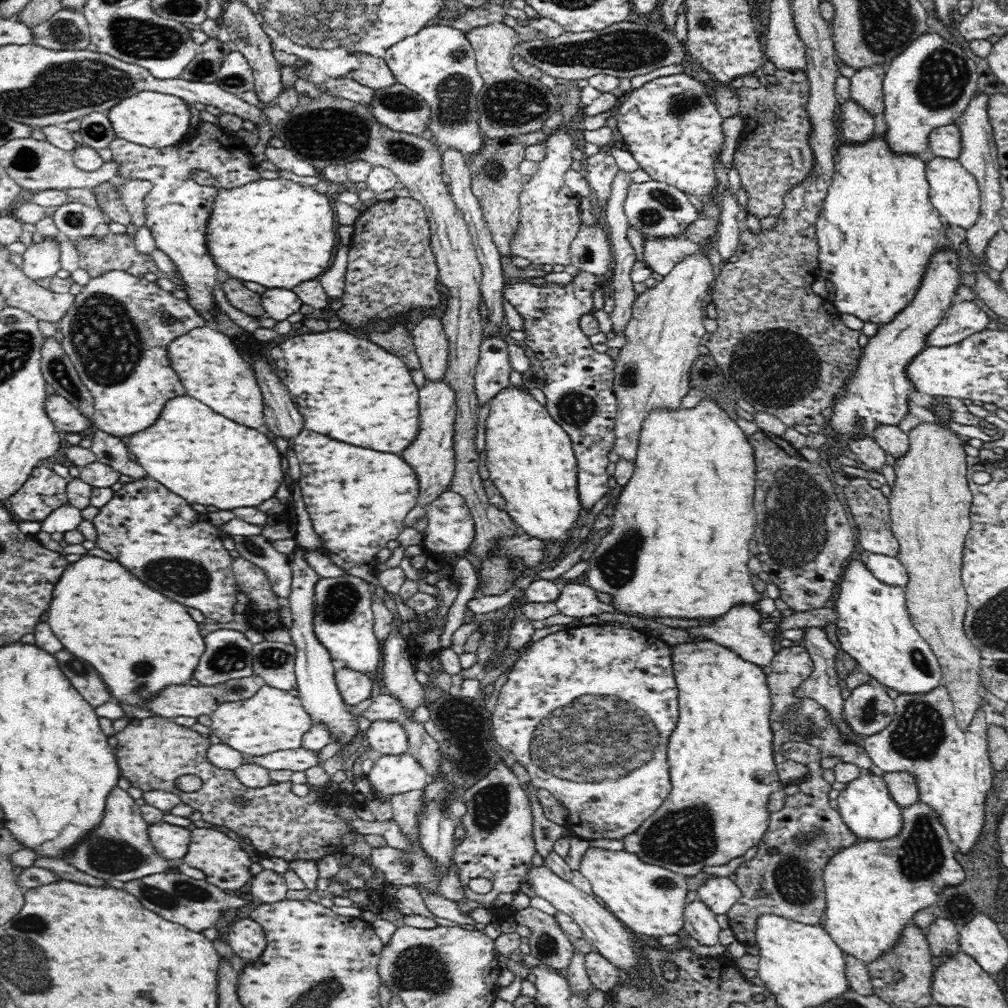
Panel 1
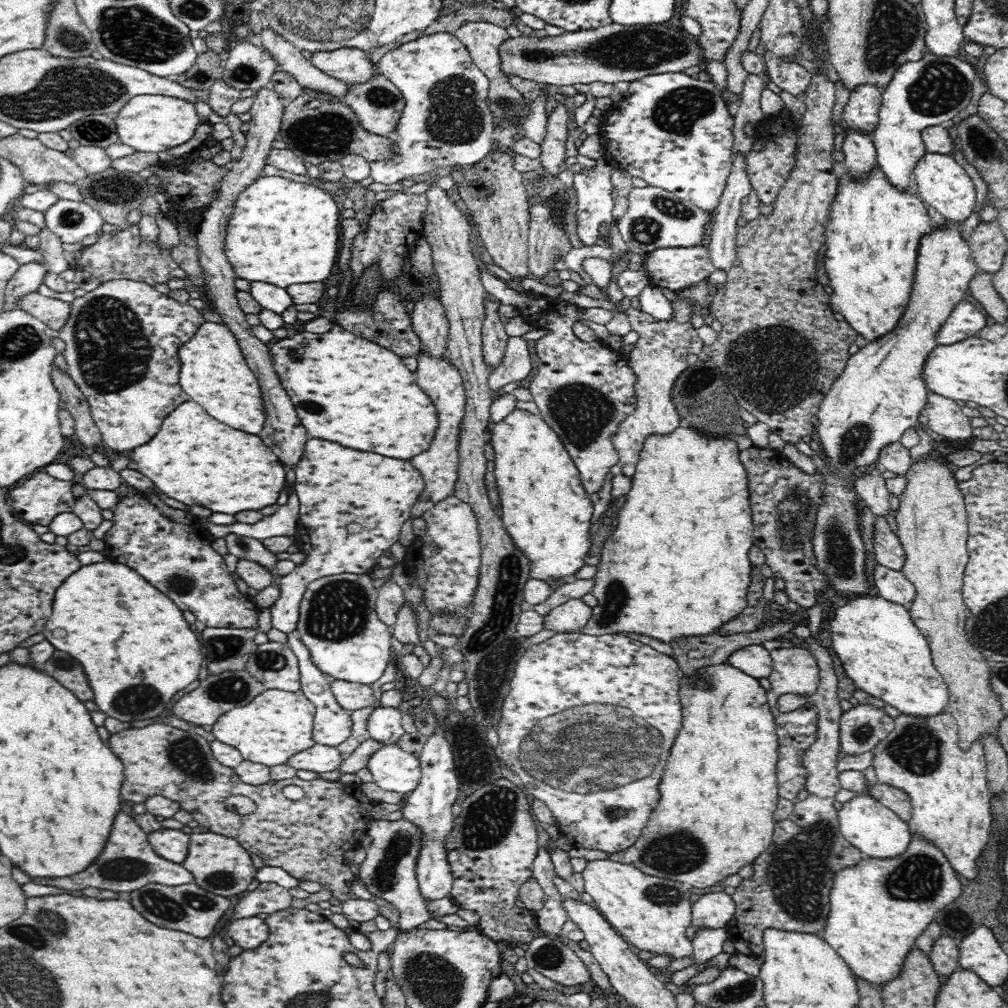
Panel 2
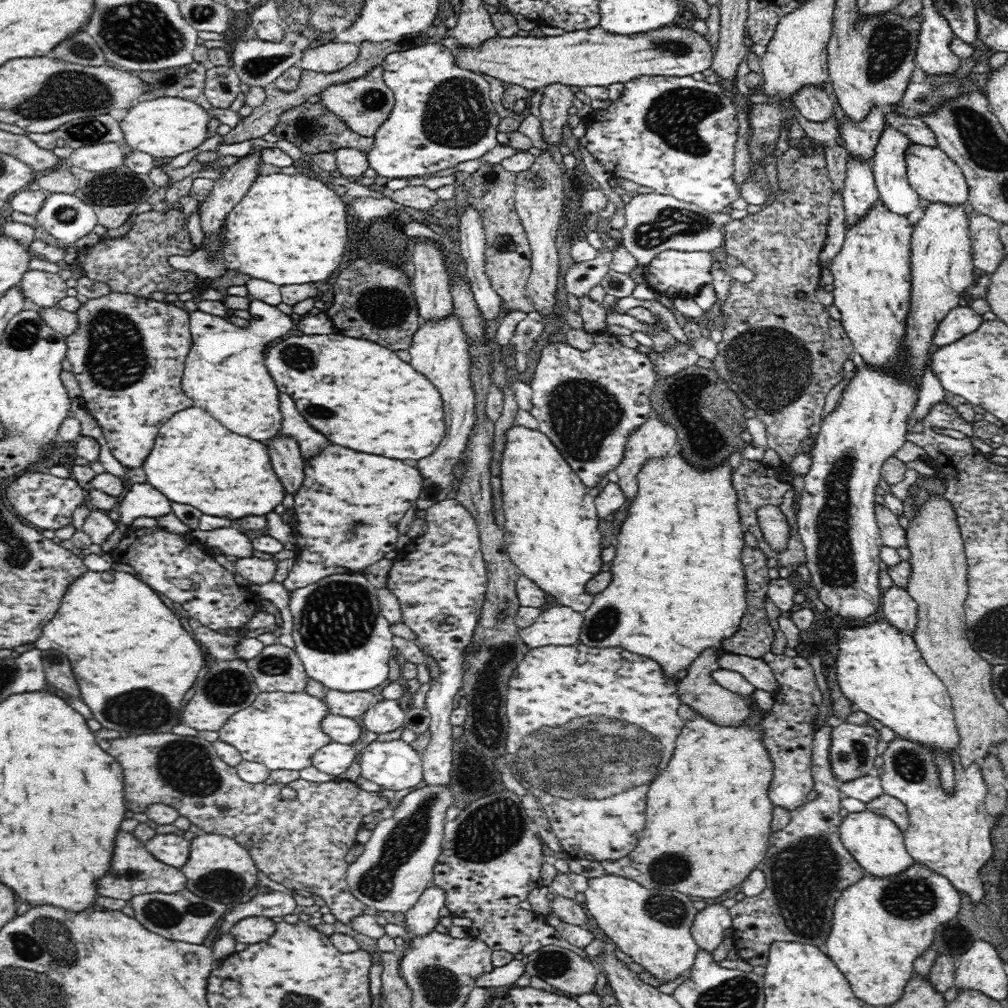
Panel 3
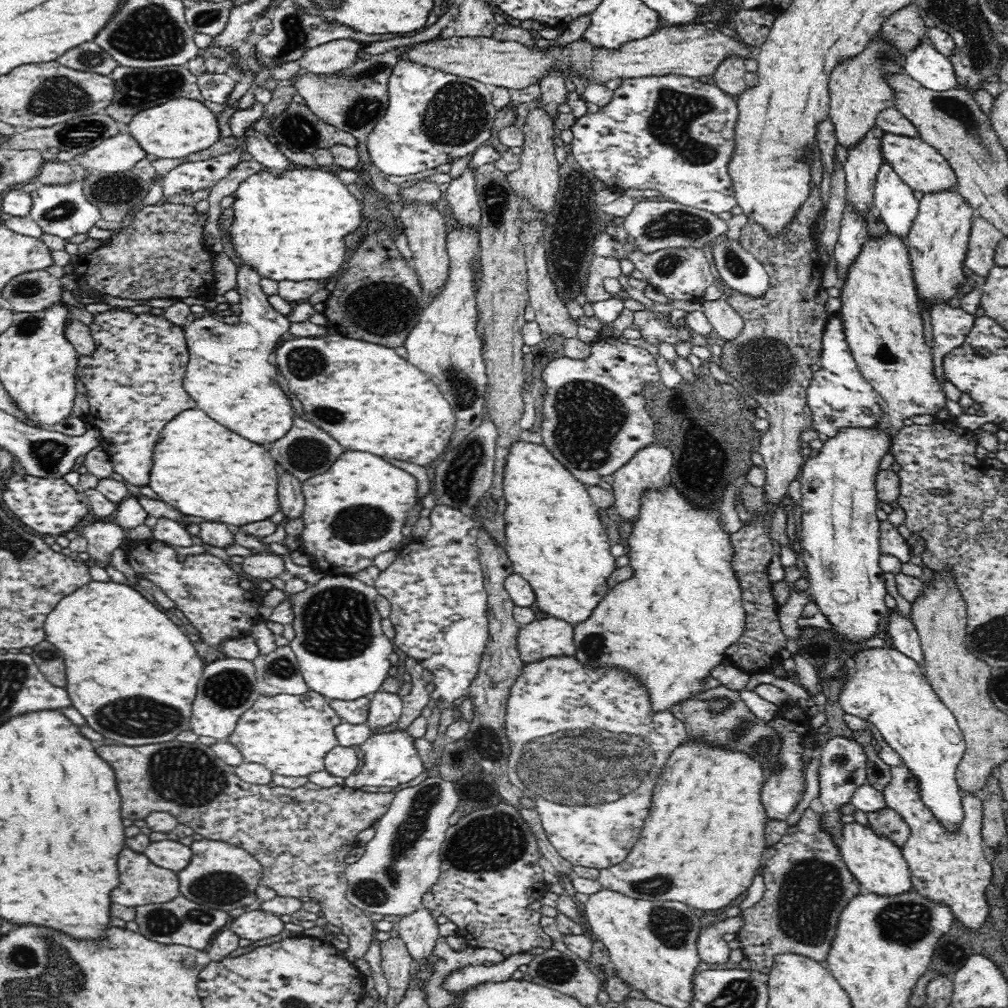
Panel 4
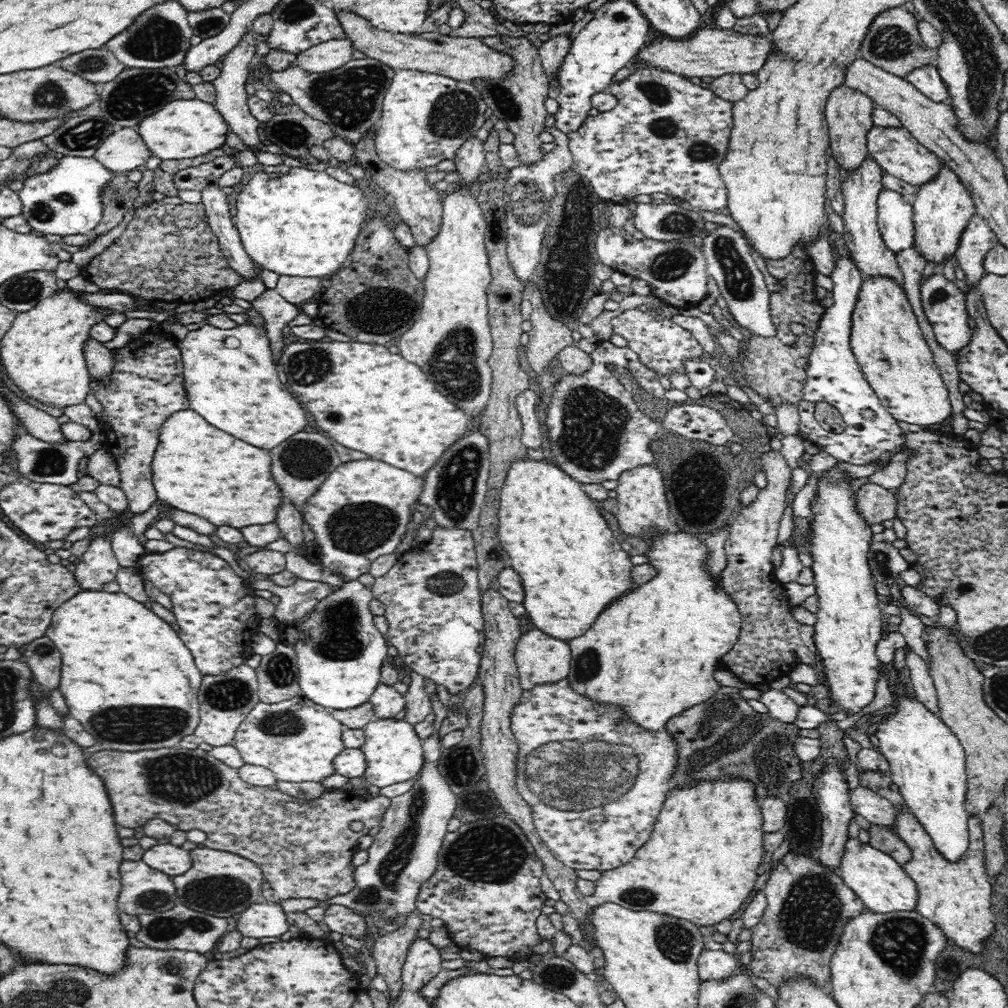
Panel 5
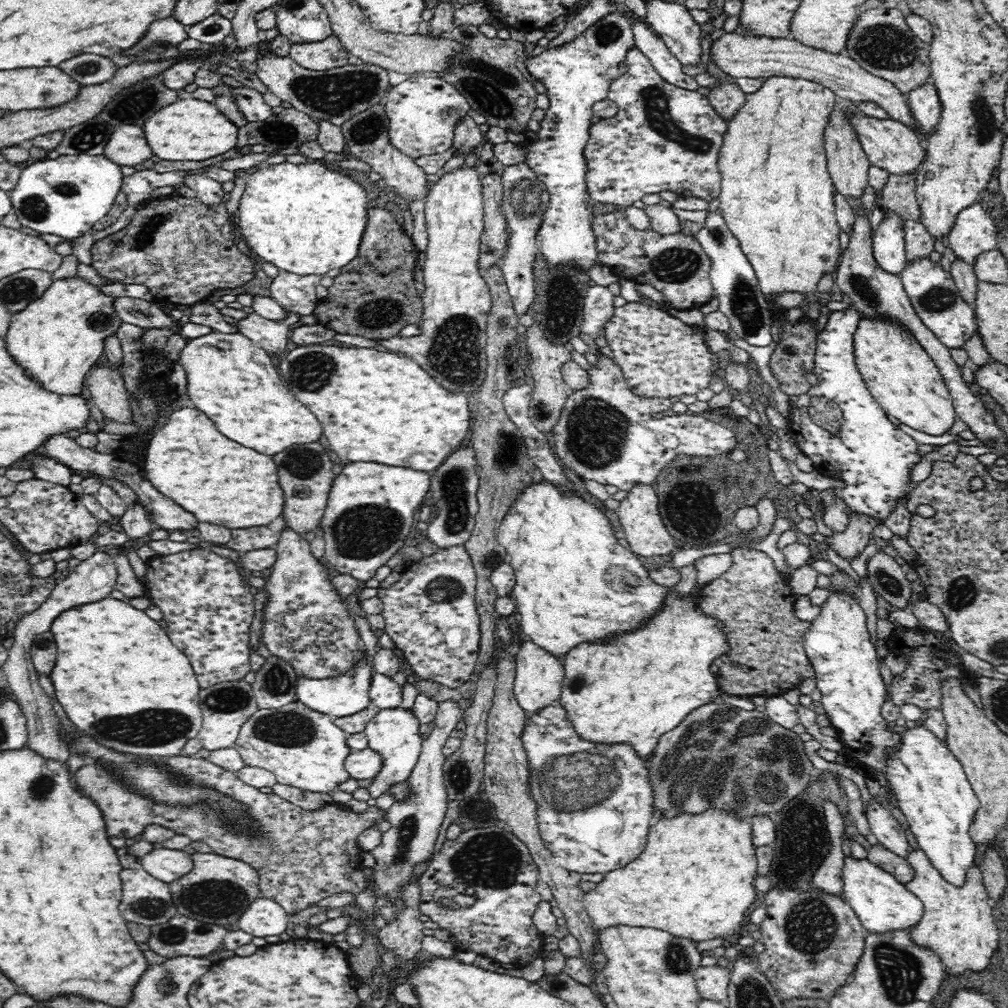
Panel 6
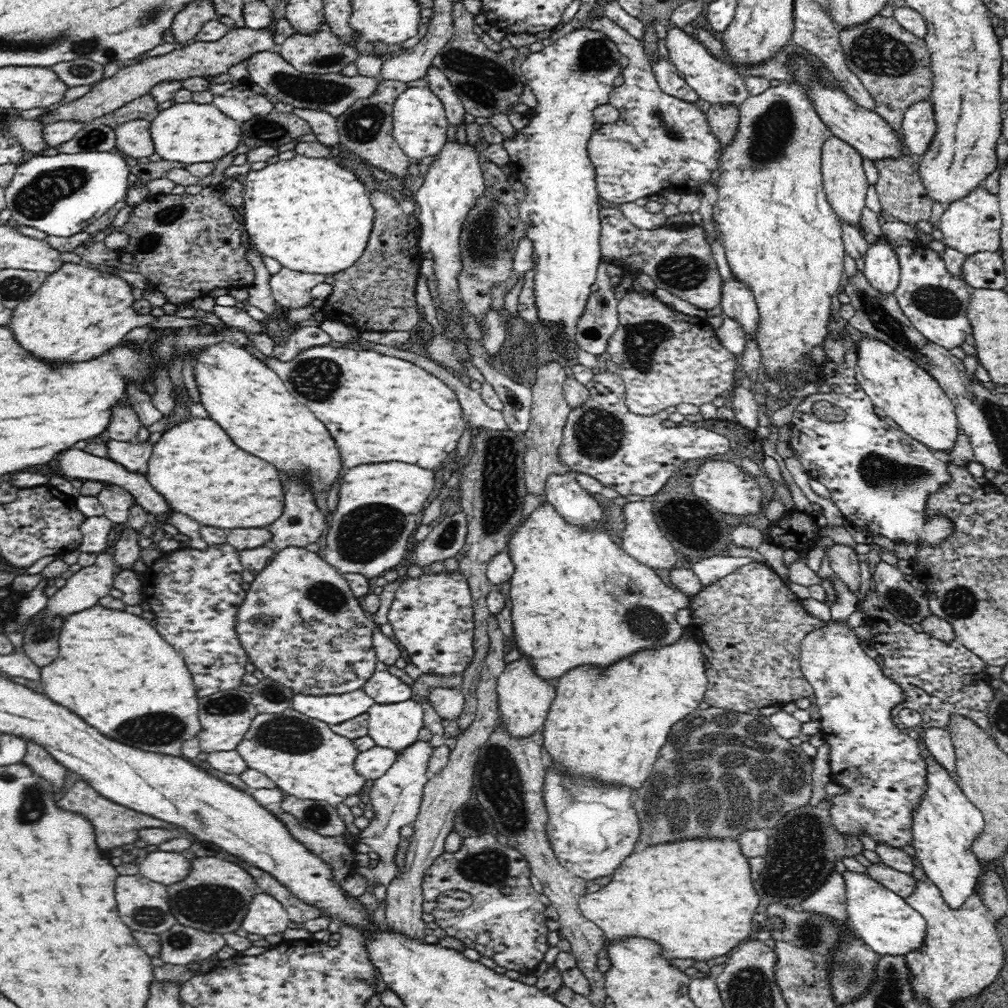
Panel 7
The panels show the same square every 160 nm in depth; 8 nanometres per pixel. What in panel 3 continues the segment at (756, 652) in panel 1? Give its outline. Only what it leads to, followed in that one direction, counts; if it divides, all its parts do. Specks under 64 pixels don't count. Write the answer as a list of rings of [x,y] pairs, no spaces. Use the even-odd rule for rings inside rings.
[[[725,653],[718,658],[720,668],[740,673],[756,690],[774,694],[779,689],[778,681],[763,658],[752,658],[750,655]]]

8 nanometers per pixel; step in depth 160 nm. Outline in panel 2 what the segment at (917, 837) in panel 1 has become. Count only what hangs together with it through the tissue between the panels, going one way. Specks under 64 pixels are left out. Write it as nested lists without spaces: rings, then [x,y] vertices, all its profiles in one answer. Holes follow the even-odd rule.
[[[912,839],[908,850],[896,858],[866,857],[856,866],[843,868],[836,873],[829,896],[831,907],[820,937],[848,963],[856,980],[864,980],[872,987],[880,988],[900,976],[904,959],[915,948],[916,939],[934,921],[936,913],[954,902],[961,892],[959,877],[942,851],[930,842]]]

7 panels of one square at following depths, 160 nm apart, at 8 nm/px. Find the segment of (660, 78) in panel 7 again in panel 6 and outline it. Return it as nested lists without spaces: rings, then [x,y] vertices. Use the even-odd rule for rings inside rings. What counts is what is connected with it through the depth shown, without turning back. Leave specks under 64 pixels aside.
[[[624,15],[624,17],[631,23],[635,46],[649,58],[656,73],[662,79],[684,90],[699,90],[696,78],[682,72],[682,63],[676,60],[666,43],[658,38],[644,20],[634,19],[631,15]]]

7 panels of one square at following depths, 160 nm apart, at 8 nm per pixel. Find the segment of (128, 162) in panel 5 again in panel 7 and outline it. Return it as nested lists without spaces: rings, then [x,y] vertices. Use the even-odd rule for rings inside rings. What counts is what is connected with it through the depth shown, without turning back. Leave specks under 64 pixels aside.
[[[136,119],[125,122],[115,128],[115,141],[126,156],[146,158],[155,152],[155,146],[150,132],[151,120]]]

